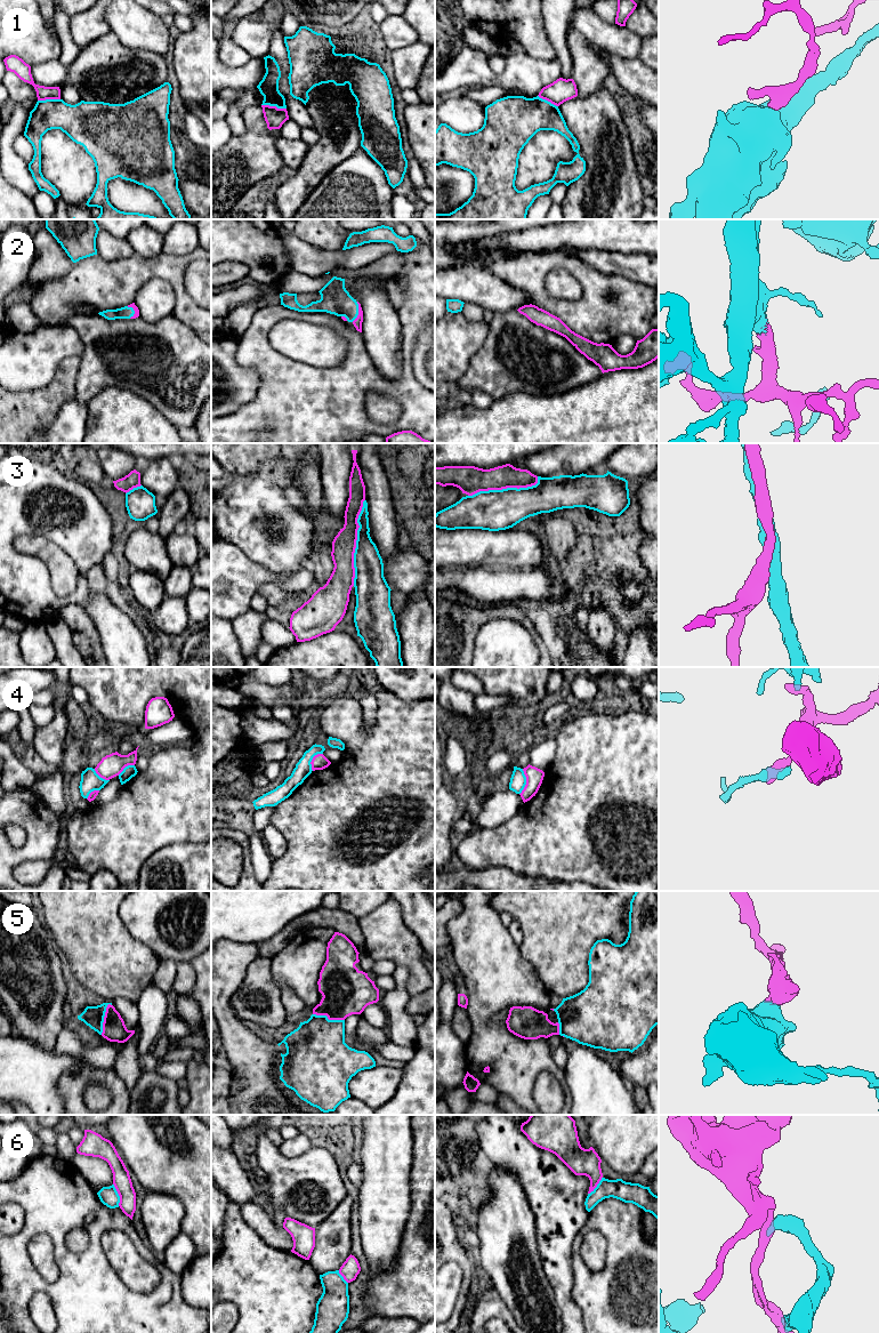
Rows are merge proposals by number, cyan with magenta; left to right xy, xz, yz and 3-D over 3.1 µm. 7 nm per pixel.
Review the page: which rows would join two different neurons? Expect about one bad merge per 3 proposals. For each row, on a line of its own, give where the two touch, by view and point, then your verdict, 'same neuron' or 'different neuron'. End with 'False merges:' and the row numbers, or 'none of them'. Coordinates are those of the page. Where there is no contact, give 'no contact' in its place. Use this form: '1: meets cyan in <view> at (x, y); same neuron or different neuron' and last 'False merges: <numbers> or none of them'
1: meets cyan in xz at (274, 105); different neuron
2: meets cyan in xz at (357, 312); same neuron
3: meets cyan in xz at (356, 543); different neuron
4: meets cyan in yz at (525, 781); different neuron
5: meets cyan in xy at (103, 1019); same neuron
6: meets cyan in xy at (118, 1195); different neuron
False merges: 1, 3, 4, 6

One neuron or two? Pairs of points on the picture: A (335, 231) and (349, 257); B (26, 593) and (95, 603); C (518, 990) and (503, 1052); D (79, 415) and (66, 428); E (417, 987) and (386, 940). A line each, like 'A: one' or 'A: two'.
A: two
B: one
C: one
D: one
E: one

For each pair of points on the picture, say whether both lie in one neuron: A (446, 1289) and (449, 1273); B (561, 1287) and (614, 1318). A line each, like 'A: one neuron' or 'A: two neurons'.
A: one neuron
B: two neurons

